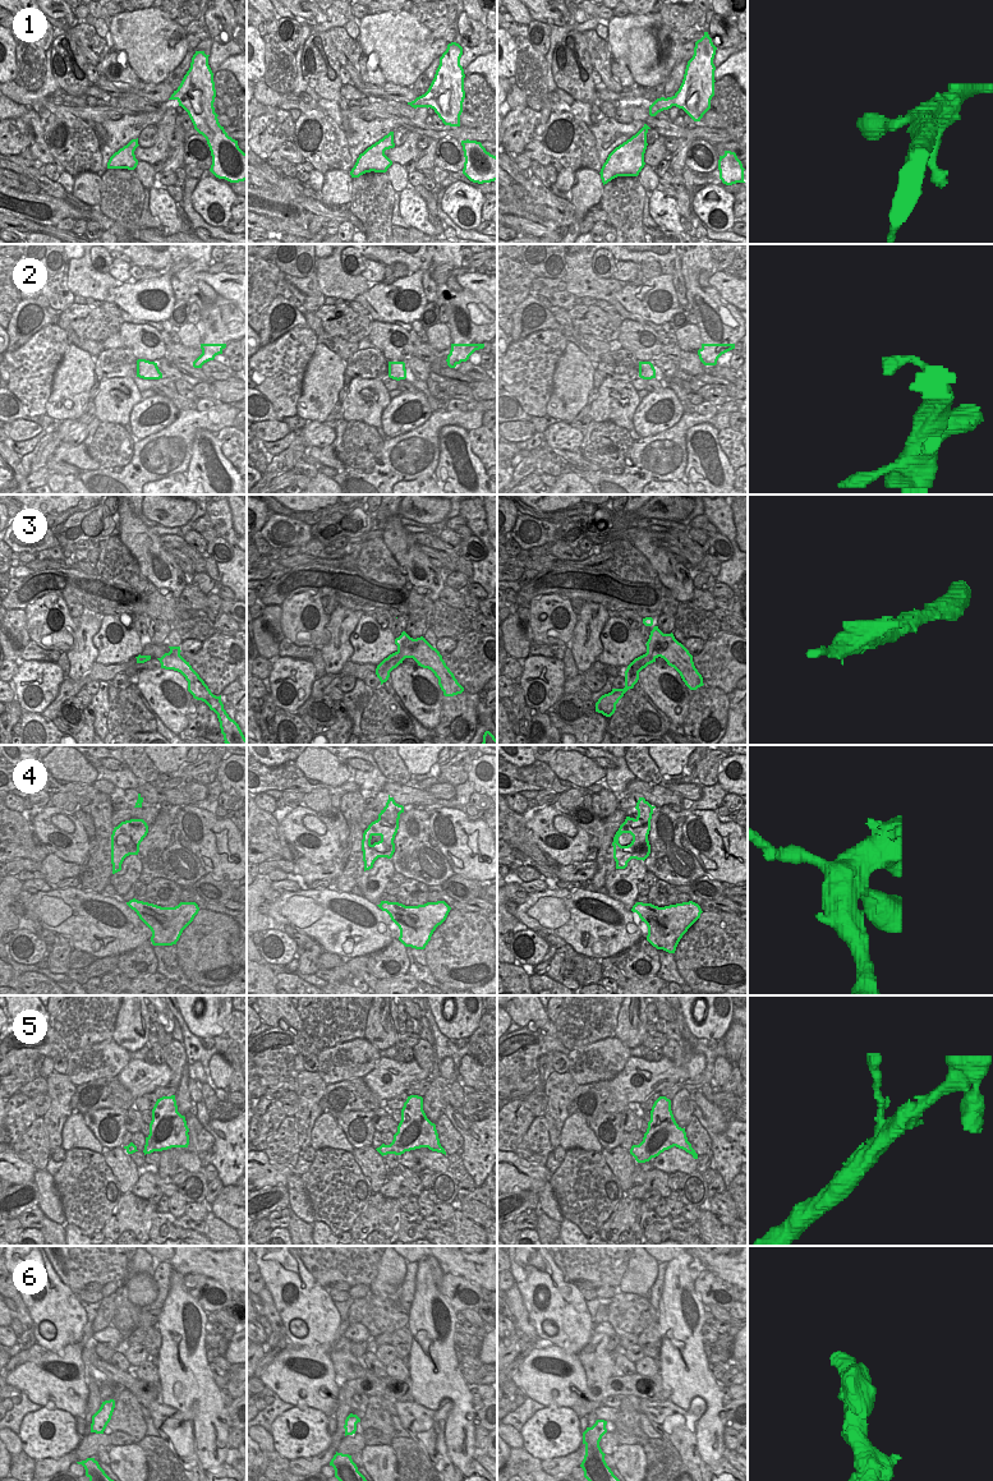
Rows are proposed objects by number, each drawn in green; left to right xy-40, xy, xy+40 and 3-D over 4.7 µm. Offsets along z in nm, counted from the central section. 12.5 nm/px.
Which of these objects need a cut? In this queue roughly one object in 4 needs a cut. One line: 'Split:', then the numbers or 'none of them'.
Split: none of them.

